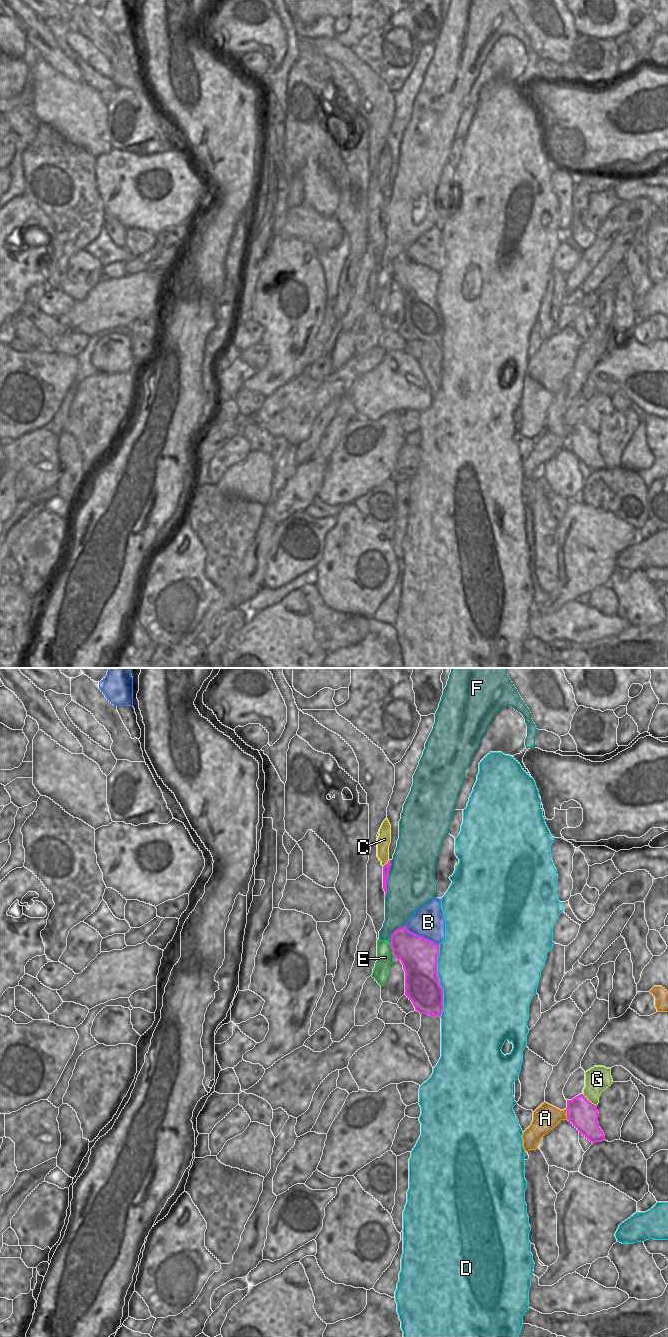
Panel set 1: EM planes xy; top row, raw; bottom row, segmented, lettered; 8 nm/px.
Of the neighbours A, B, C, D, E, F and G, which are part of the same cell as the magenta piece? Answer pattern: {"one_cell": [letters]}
{"one_cell": []}

